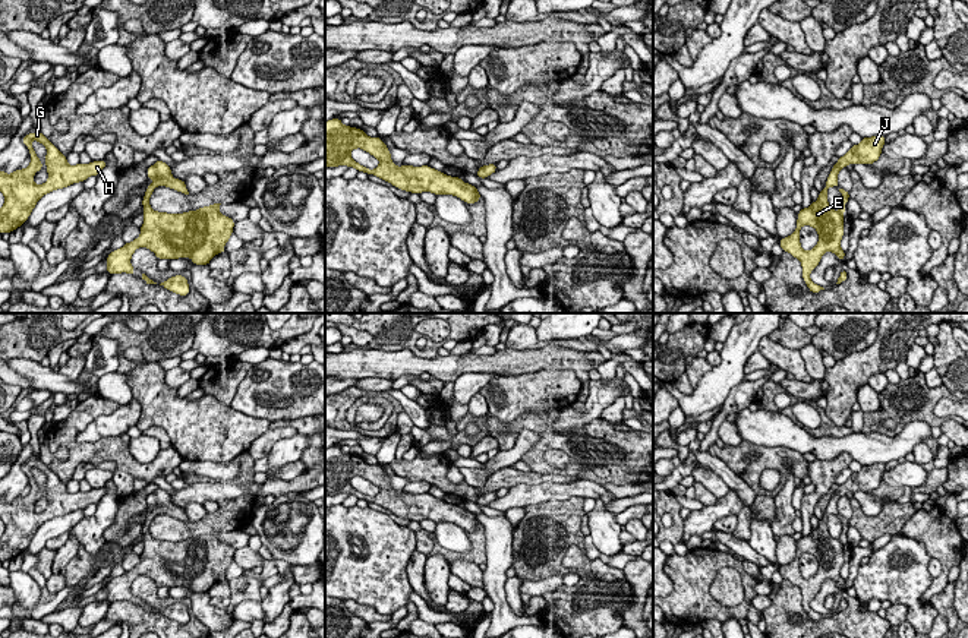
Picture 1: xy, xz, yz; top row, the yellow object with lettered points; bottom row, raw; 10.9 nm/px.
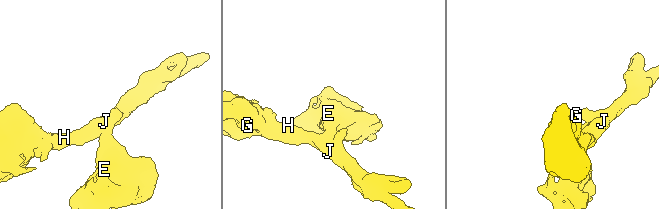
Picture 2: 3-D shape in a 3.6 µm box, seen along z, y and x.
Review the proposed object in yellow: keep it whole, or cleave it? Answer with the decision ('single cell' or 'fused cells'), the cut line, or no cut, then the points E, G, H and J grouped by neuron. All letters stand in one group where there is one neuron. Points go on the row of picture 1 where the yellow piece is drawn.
single cell; no cut; E G H J

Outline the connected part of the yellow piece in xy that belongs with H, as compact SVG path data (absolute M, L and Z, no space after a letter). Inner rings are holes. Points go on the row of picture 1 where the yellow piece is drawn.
M41 132L28 133L22 138L22 143L28 146L31 162L26 168L15 170L6 174L0 170L0 192L4 196L4 205L0 208L0 234L12 233L19 228L31 215L37 202L47 193L67 187L73 183L85 181L91 176L101 173L107 167L107 161L92 161L89 164L69 165L63 155ZM38 140L47 148L45 164L48 179L37 186L34 176L42 168L31 142Z

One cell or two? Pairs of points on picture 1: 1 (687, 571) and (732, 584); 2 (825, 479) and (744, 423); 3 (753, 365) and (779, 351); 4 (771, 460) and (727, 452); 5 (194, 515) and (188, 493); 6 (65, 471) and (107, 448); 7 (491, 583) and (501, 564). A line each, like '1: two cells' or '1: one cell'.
1: two cells
2: two cells
3: two cells
4: one cell
5: two cells
6: one cell
7: one cell

